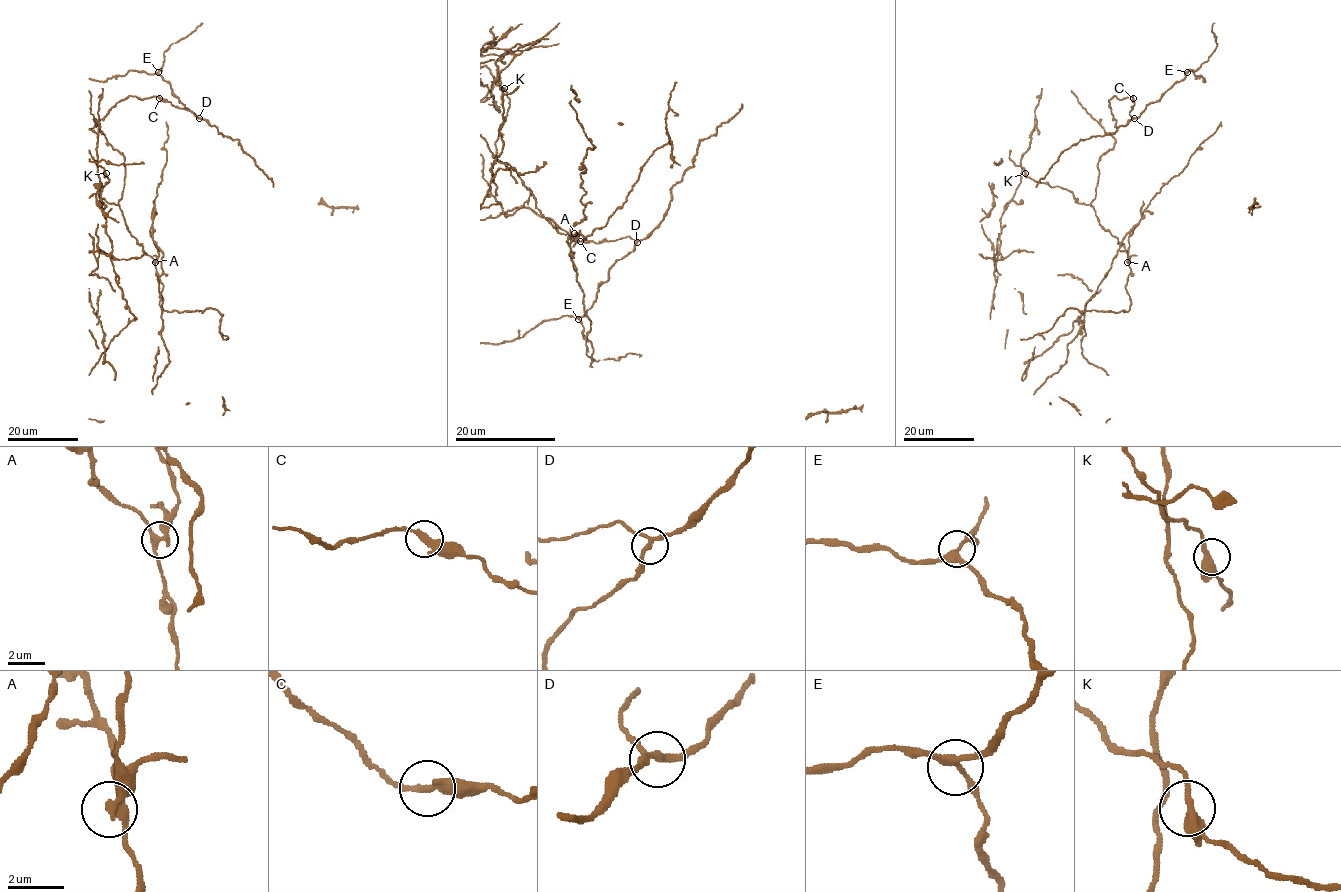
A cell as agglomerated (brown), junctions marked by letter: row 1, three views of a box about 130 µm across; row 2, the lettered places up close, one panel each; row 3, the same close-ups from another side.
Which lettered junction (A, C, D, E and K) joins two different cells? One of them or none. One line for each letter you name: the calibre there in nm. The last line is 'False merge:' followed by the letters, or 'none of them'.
A: calibre 280 nm
False merge: A

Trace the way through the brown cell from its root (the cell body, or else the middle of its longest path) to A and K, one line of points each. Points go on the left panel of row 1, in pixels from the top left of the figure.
A: (123, 216), (129, 233), (155, 261)
K: (123, 216), (117, 204), (109, 203), (99, 195), (100, 188), (109, 181), (106, 173)

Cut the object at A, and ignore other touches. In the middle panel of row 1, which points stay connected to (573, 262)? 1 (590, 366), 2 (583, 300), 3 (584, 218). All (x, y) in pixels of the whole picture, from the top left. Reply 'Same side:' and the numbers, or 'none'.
Same side: 1, 2, 3

